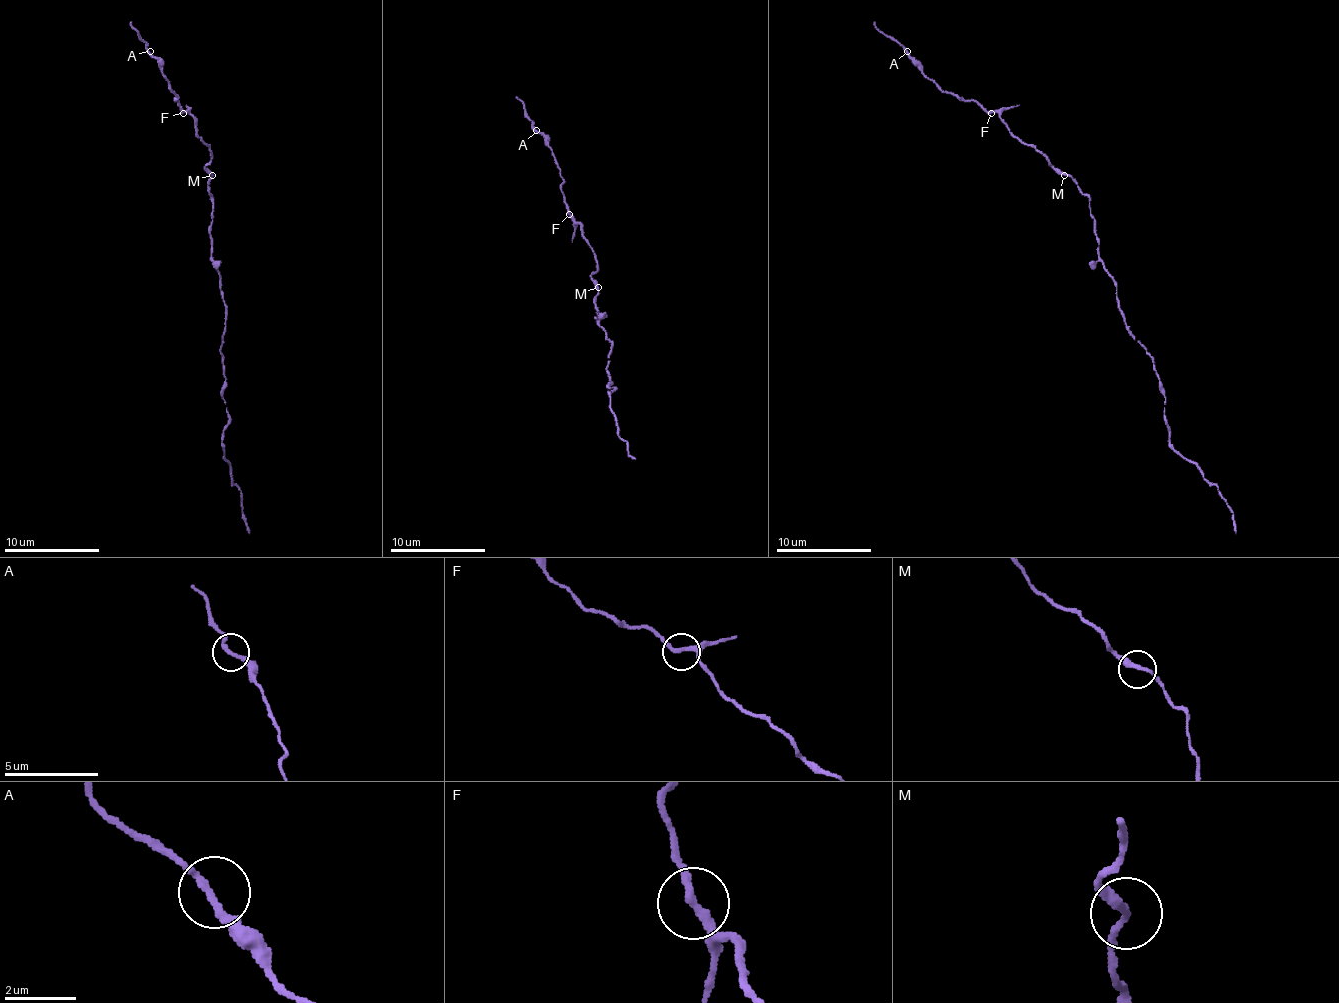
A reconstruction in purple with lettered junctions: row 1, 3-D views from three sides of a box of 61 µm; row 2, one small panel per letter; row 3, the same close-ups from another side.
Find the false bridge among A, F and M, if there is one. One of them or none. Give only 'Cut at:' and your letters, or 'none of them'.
Cut at: none of them

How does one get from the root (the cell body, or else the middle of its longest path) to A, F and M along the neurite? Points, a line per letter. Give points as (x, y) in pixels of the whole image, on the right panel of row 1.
A: (1098, 246), (1081, 189), (1022, 144), (996, 113), (946, 94), (907, 51)
F: (1098, 246), (1088, 198), (1081, 189), (1041, 153), (1022, 144), (998, 115), (991, 113)
M: (1098, 246), (1088, 198), (1065, 175)

